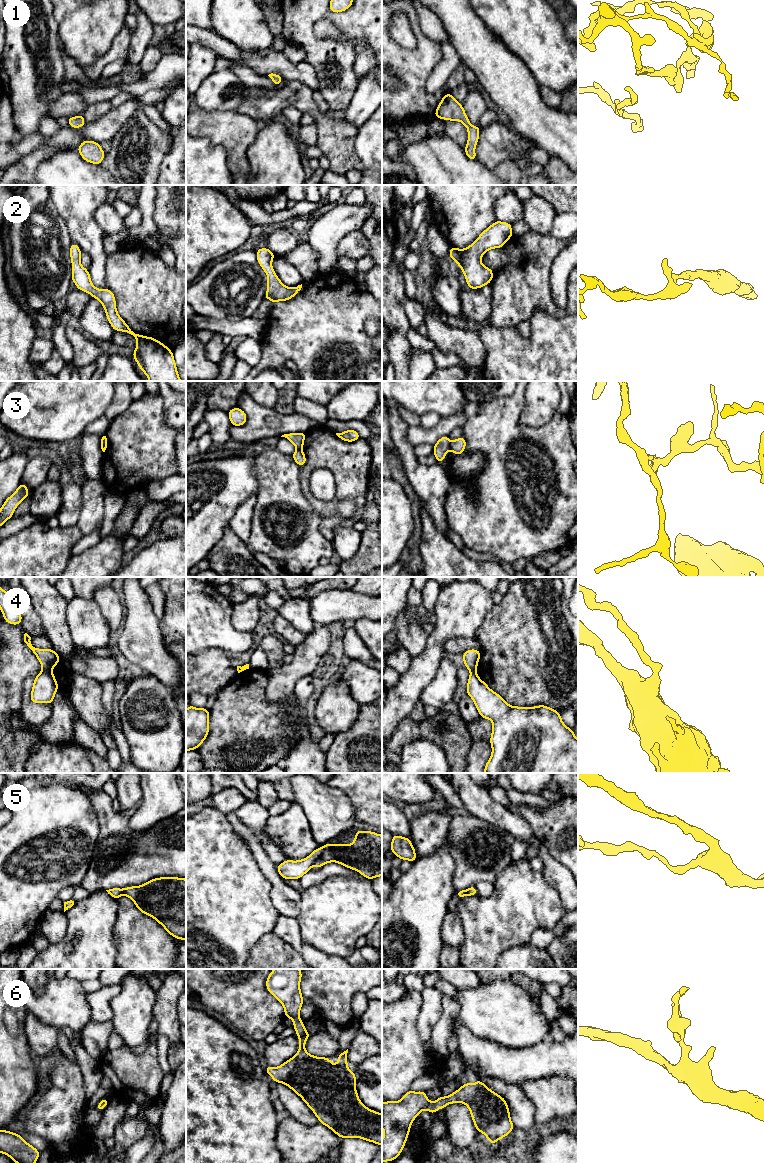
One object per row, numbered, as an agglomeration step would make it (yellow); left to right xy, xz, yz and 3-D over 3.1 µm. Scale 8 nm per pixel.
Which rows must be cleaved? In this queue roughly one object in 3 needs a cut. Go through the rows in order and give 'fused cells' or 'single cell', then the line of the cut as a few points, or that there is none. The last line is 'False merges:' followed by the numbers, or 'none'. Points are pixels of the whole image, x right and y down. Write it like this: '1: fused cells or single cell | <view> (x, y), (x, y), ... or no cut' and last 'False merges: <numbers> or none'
1: single cell | no cut
2: single cell | no cut
3: fused cells | yz (449, 443), (450, 448)
4: fused cells | xy (42, 669), (49, 672)
5: fused cells | xz (323, 849), (313, 864)
6: single cell | no cut
False merges: 3, 4, 5

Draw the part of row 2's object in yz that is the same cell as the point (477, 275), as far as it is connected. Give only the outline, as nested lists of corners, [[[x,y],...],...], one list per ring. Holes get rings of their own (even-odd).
[[[496,220],[492,225],[485,229],[470,246],[467,246],[464,249],[457,249],[454,246],[450,247],[449,256],[461,268],[469,289],[479,289],[485,285],[488,285],[493,280],[494,271],[484,266],[480,258],[489,249],[503,247],[512,236],[512,225],[507,222]]]

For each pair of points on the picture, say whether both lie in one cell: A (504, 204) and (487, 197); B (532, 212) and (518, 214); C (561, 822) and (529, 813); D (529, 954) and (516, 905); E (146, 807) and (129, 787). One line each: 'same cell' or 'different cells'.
A: different cells
B: different cells
C: same cell
D: different cells
E: different cells

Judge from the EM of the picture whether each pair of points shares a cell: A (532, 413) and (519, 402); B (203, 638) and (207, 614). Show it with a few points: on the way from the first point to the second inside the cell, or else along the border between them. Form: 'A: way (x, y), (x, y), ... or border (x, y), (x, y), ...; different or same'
A: border (524, 391), (524, 408), (520, 422), (533, 428); different
B: way (203, 632), (203, 620); same

